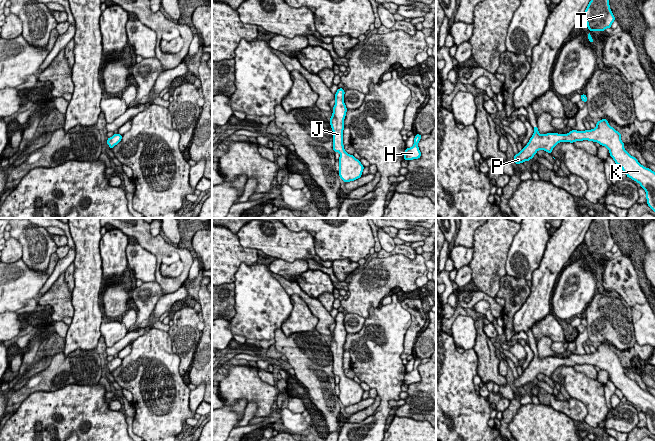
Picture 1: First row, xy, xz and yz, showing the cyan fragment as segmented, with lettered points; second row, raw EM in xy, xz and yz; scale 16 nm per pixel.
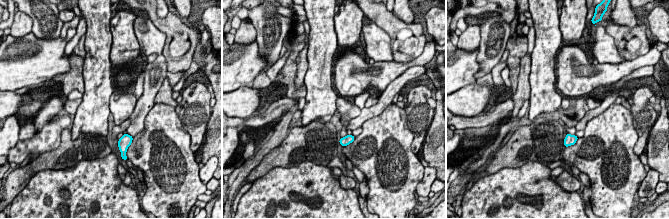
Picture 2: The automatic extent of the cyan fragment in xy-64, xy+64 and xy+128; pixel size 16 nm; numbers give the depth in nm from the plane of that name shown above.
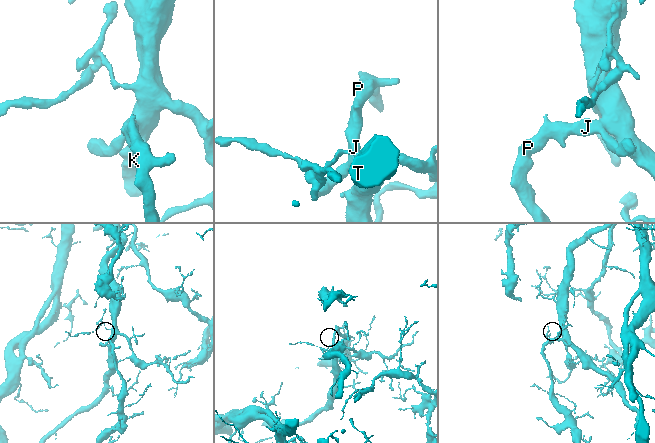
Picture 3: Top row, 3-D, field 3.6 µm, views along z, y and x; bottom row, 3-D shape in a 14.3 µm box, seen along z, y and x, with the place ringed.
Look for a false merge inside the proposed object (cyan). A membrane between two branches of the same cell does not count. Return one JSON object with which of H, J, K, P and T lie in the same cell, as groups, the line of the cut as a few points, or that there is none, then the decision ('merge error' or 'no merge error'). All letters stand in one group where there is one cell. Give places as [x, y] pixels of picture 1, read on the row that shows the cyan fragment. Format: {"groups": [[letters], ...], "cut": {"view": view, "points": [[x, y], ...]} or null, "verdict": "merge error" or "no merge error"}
{"groups": [["H", "J", "K", "P", "T"]], "cut": null, "verdict": "no merge error"}

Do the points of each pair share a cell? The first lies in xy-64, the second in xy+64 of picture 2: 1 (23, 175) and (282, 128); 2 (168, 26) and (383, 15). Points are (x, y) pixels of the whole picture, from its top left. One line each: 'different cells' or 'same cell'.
1: different cells
2: same cell

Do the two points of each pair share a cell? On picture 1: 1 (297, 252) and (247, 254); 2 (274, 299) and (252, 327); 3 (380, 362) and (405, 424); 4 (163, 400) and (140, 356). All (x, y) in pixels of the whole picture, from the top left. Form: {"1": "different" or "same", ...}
{"1": "different", "2": "same", "3": "different", "4": "same"}

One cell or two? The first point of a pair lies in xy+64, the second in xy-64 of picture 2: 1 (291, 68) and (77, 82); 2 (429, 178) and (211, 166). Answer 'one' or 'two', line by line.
1: one
2: one

